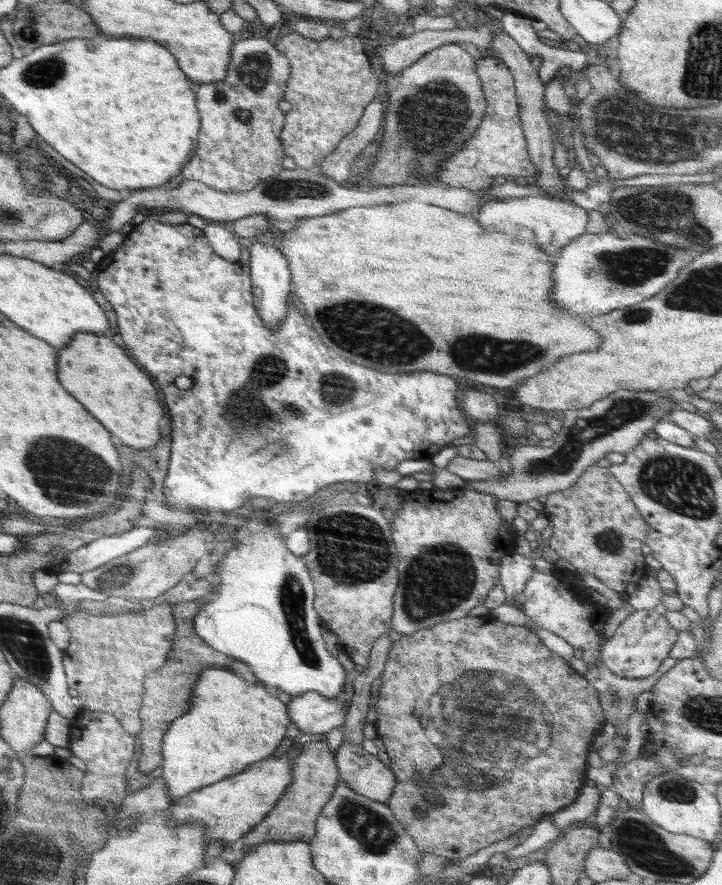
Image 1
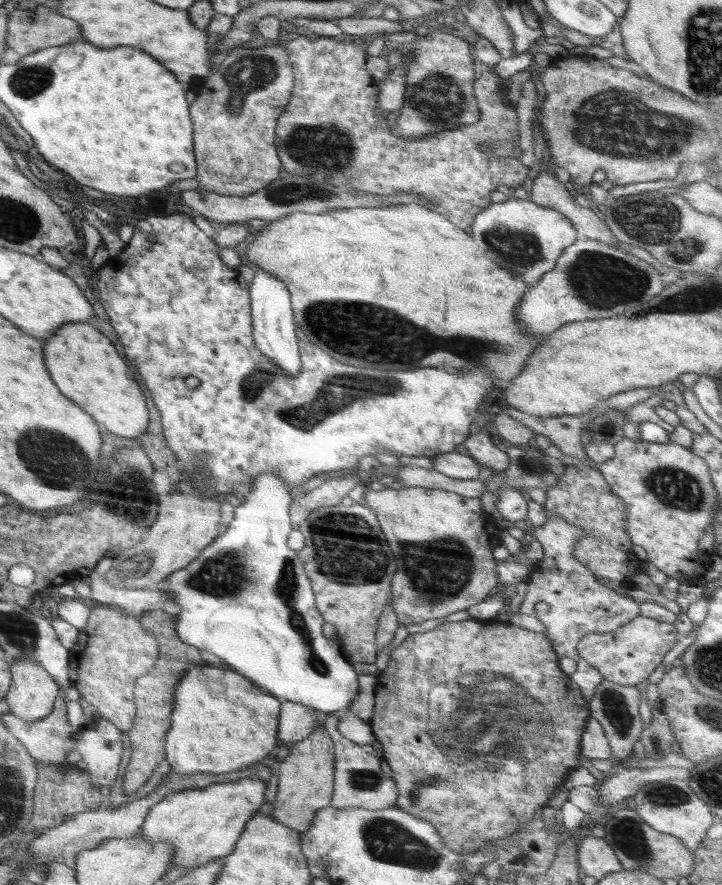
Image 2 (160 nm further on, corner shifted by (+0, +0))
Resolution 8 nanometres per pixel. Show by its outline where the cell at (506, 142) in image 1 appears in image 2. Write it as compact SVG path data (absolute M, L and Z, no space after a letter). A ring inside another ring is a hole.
M304 35L283 45L287 50L294 75L293 95L285 107L275 129L275 147L286 173L305 176L314 182L327 182L334 186L350 186L354 190L392 196L398 192L422 194L427 200L426 208L440 212L458 228L472 226L476 215L491 205L490 192L498 186L518 188L528 185L534 170L524 166L516 157L494 157L486 146L497 142L510 142L518 146L520 140L516 109L504 99L503 79L492 71L478 75L473 84L474 97L480 107L480 120L476 124L460 126L456 130L440 132L426 136L422 140L402 140L388 128L378 122L374 109L378 105L378 86L366 68L367 53L365 42L351 37L309 38Z

